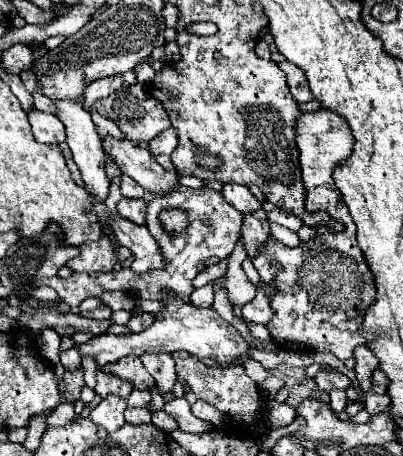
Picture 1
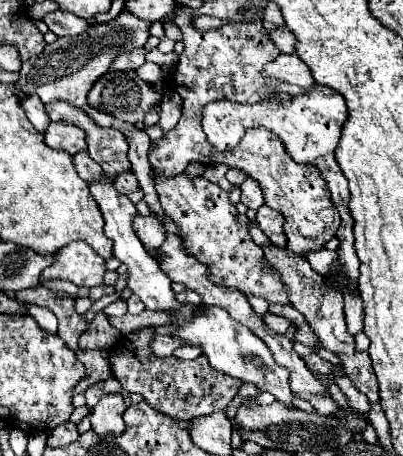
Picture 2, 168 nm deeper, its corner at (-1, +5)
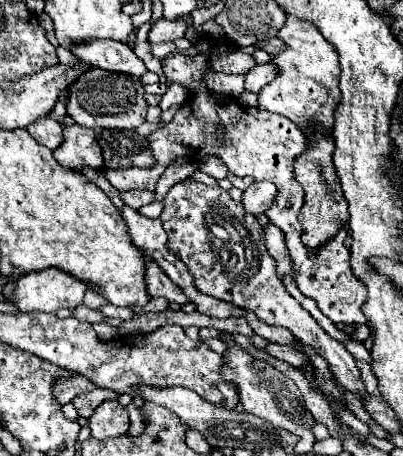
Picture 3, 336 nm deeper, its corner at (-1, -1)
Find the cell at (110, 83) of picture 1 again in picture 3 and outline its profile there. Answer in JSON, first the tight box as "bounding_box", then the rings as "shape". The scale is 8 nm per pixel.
{"bounding_box":[148,20,188,42],"shape":[[[158,20],[150,34],[148,34],[148,40],[150,42],[168,42],[168,40],[178,40],[184,36],[188,24],[184,20],[174,20],[174,22],[168,22],[168,20]]]}

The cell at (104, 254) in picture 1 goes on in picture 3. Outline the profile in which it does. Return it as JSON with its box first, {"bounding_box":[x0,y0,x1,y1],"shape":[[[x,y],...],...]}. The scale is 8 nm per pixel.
{"bounding_box":[6,268,88,314],"shape":[[[48,268],[48,270],[42,270],[42,272],[30,272],[30,274],[24,274],[22,278],[18,278],[16,280],[16,288],[6,298],[6,302],[12,304],[20,314],[30,314],[30,312],[54,314],[60,308],[80,306],[86,290],[88,290],[86,282],[82,282],[82,280],[62,272],[58,268]]]}

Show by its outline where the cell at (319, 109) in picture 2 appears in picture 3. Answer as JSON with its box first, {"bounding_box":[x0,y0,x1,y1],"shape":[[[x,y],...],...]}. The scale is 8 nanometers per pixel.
{"bounding_box":[260,16,340,134],"shape":[[[286,16],[286,24],[280,28],[278,38],[286,44],[280,54],[272,56],[272,64],[278,68],[278,76],[260,90],[260,108],[268,112],[282,114],[298,124],[306,134],[310,124],[322,124],[332,128],[334,124],[334,106],[338,104],[338,78],[340,64],[334,46],[324,40],[324,36],[308,20]]]}

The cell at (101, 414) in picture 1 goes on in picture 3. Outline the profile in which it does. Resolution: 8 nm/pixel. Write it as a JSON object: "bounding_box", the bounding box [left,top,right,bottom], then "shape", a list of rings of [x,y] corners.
{"bounding_box":[88,400,130,440],"shape":[[[110,400],[100,404],[94,414],[88,420],[90,434],[96,440],[106,440],[106,438],[118,438],[128,432],[130,428],[130,416],[128,410],[118,402]]]}

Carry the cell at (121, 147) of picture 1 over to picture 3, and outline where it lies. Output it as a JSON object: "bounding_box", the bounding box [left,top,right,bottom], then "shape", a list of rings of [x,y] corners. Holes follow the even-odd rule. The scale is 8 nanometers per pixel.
{"bounding_box":[160,180,366,400],"shape":[[[184,180],[168,190],[160,220],[168,234],[166,246],[188,266],[194,286],[200,292],[246,308],[266,324],[288,328],[294,336],[298,336],[300,342],[314,348],[328,362],[330,374],[344,390],[356,394],[360,400],[366,398],[366,386],[356,360],[342,342],[330,338],[320,324],[288,294],[286,286],[276,276],[274,258],[266,250],[262,236],[264,228],[252,214],[248,214],[246,220],[242,202],[234,202],[218,184],[206,186],[194,180]],[[216,226],[224,230],[224,236],[222,232],[212,232]]]}

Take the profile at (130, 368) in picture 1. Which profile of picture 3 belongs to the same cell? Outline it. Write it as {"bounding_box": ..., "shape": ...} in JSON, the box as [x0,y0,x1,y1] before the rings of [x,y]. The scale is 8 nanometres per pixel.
{"bounding_box":[54,374,96,404],"shape":[[[74,374],[72,378],[62,378],[62,380],[58,380],[58,384],[54,384],[54,398],[60,402],[60,404],[68,404],[68,402],[72,402],[72,398],[74,396],[78,396],[78,394],[82,394],[82,392],[90,392],[90,390],[94,390],[96,386],[90,382],[90,380],[86,380],[86,378],[82,378],[82,376],[78,376],[78,374]]]}

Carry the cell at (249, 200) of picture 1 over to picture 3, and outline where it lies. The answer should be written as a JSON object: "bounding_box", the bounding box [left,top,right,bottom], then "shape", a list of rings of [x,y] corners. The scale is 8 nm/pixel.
{"bounding_box":[242,180,276,214],"shape":[[[268,180],[254,182],[248,190],[242,194],[242,204],[248,214],[262,214],[264,212],[264,192],[276,192],[276,186]]]}

